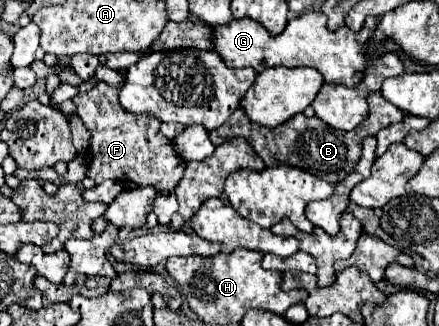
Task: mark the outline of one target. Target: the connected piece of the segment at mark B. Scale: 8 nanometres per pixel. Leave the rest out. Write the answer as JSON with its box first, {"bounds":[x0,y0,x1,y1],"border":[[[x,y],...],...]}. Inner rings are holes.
{"bounds":[210,91,404,185],"border":[[[380,91],[372,93],[368,97],[368,119],[362,123],[362,127],[358,125],[354,131],[350,133],[342,133],[338,129],[332,129],[330,125],[322,123],[322,119],[318,117],[306,117],[306,115],[296,115],[292,119],[288,119],[286,123],[270,129],[264,125],[258,125],[254,121],[250,121],[246,117],[246,113],[242,111],[242,107],[238,107],[238,111],[234,111],[234,115],[220,125],[218,129],[210,131],[210,139],[214,145],[222,145],[226,139],[234,139],[234,137],[244,137],[256,151],[256,155],[264,161],[266,167],[274,167],[278,163],[286,163],[292,167],[300,167],[304,171],[308,171],[310,175],[318,177],[322,175],[324,181],[336,185],[340,183],[350,171],[354,171],[356,163],[360,161],[362,155],[362,141],[368,135],[376,135],[380,129],[398,123],[404,119],[404,111],[400,111],[398,107],[394,107],[392,103],[388,103]]]}

